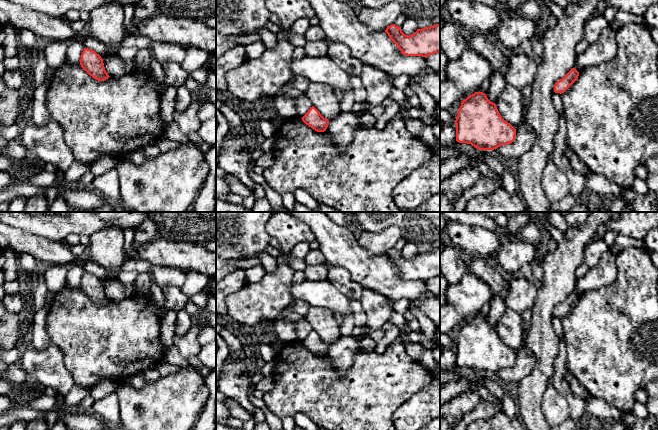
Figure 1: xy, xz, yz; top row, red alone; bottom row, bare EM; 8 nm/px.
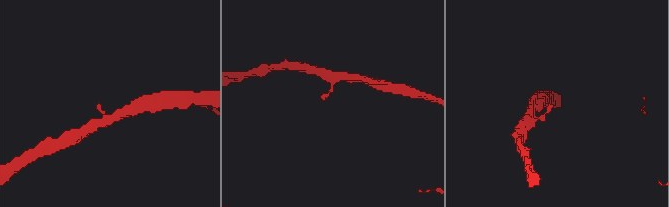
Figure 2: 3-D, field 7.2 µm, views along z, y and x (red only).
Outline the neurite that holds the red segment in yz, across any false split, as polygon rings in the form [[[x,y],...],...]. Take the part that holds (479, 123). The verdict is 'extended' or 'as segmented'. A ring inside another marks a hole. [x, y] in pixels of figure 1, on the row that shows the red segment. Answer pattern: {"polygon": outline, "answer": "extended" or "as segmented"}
{"polygon": [[[475,92],[462,101],[455,124],[456,141],[471,144],[479,150],[494,150],[511,144],[516,138],[516,129],[502,118],[496,104],[483,92]]], "answer": "as segmented"}

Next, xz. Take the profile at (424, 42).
{"polygon": [[[440,23],[417,29],[412,35],[405,35],[401,27],[391,24],[385,30],[403,55],[427,58],[440,53]]], "answer": "as segmented"}

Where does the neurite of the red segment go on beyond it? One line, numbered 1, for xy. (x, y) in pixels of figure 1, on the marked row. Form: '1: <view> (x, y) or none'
1: none

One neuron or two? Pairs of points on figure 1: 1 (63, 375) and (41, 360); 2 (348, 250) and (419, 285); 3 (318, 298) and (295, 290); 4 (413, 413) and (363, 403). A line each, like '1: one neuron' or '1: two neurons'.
1: one neuron
2: one neuron
3: one neuron
4: two neurons

